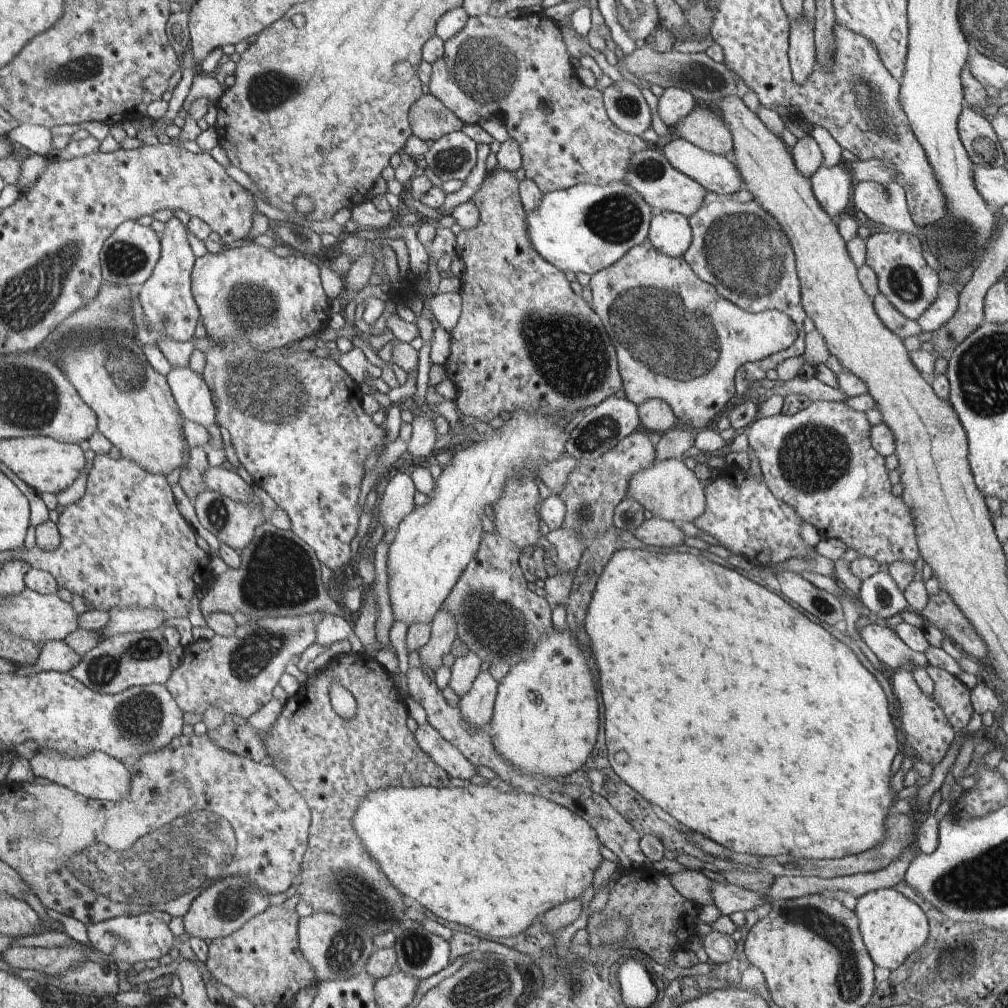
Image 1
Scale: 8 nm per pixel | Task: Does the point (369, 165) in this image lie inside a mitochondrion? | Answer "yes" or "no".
no

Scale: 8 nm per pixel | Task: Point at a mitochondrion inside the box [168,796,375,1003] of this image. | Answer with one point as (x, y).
(230, 902)

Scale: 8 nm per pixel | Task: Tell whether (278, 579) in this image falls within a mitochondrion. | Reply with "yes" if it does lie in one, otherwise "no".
yes

